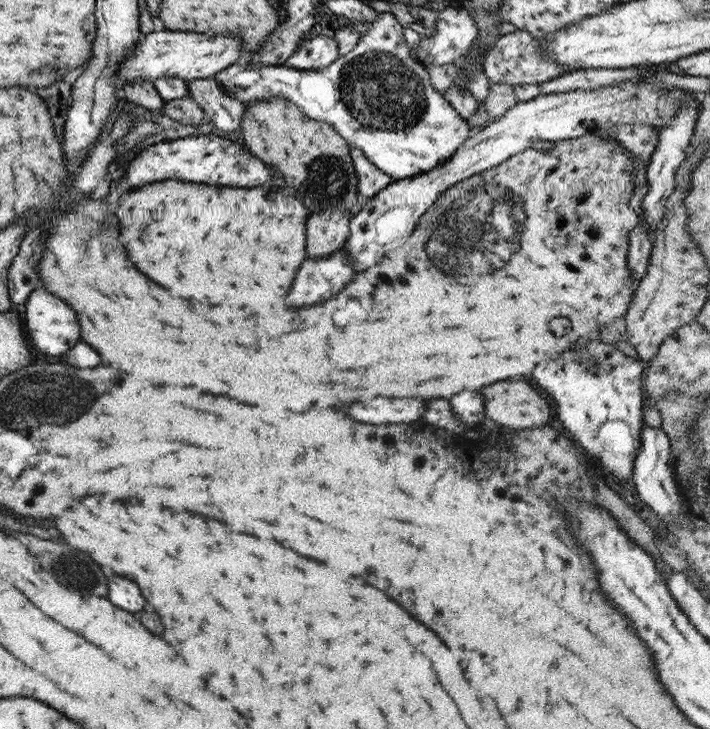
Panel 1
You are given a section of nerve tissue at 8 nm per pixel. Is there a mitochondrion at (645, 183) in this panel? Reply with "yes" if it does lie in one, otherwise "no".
no

